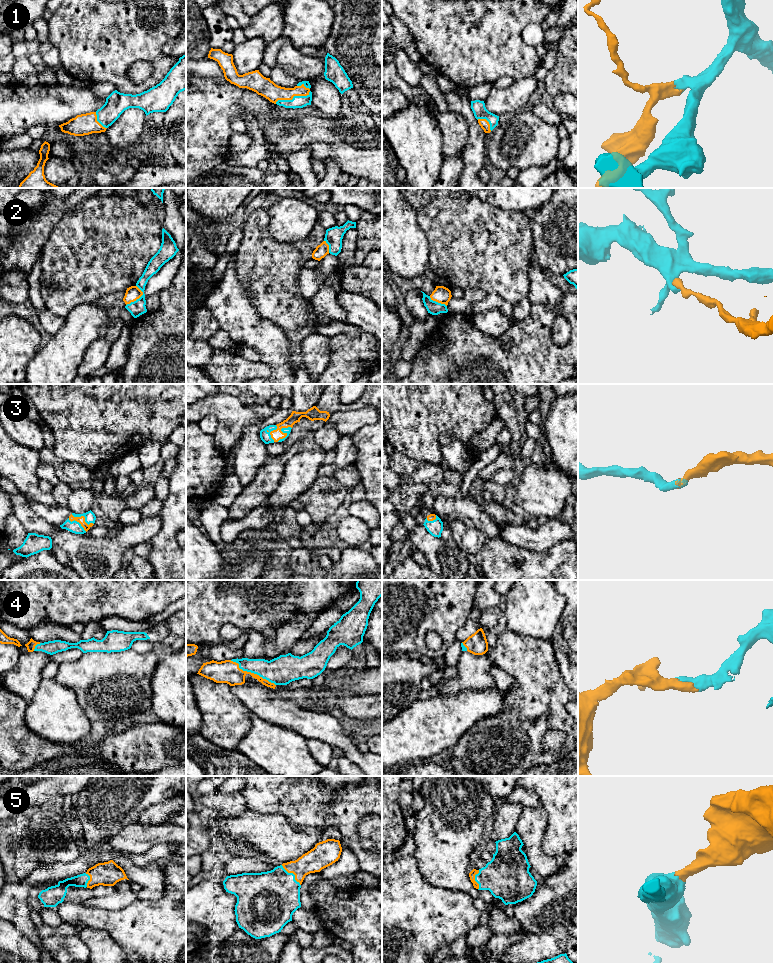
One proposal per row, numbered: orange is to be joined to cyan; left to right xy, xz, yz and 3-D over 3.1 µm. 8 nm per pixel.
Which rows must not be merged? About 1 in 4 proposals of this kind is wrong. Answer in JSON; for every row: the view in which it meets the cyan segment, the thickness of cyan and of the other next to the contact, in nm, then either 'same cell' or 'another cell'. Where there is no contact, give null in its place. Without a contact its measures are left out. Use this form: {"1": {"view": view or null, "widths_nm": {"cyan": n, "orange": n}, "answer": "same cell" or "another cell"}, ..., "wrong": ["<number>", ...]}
{"1": {"view": "xz", "widths_nm": {"cyan": 100, "orange": 150}, "answer": "same cell"}, "2": {"view": "xy", "widths_nm": {"cyan": 120, "orange": 120}, "answer": "another cell"}, "3": {"view": "xz", "widths_nm": {"cyan": 50, "orange": 90}, "answer": "same cell"}, "4": {"view": "xz", "widths_nm": {"cyan": 220, "orange": 180}, "answer": "same cell"}, "5": {"view": "xz", "widths_nm": {"cyan": 420, "orange": 190}, "answer": "same cell"}, "wrong": ["2"]}

